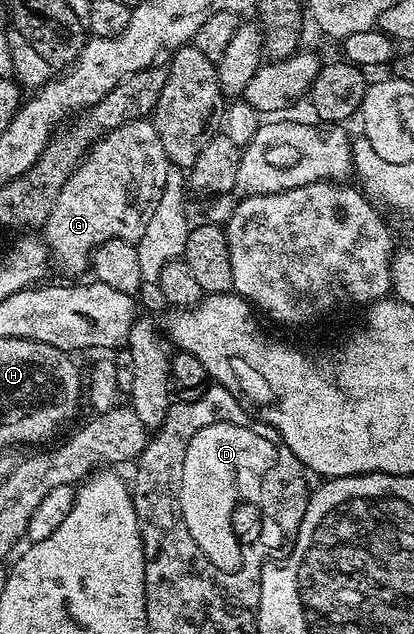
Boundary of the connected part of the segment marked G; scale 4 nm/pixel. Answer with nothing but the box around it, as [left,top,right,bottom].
[45,119,169,272]

